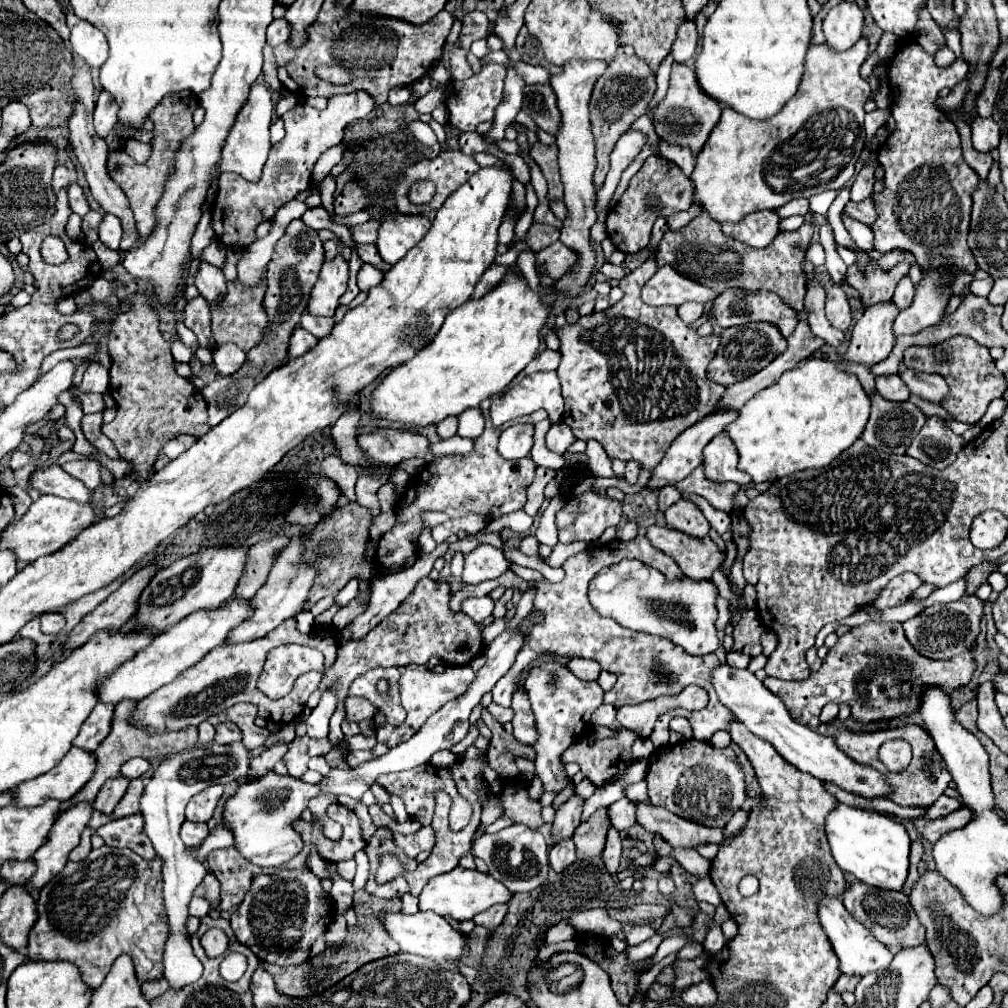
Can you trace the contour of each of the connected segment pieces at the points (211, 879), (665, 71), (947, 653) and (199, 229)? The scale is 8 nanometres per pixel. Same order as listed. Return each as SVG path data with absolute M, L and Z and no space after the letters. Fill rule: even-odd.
M208 872L204 876L204 880L198 884L198 888L194 890L194 896L200 896L200 898L206 898L210 900L212 904L218 904L220 902L220 882L216 880L216 876L212 872Z
M668 56L668 58L660 64L660 68L658 68L658 72L656 72L658 90L656 90L656 94L654 94L654 100L650 102L648 112L662 100L662 96L666 96L666 90L668 90L668 78L670 78L670 68L672 68L672 64L674 64L674 58L672 58L672 56Z
M962 596L956 602L930 606L918 618L906 620L904 632L912 648L920 652L922 656L932 658L932 660L950 660L952 656L958 656L976 644L976 638L980 634L982 614L984 614L984 602L980 598Z
M206 212L206 214L202 214L202 218L200 218L198 226L196 226L196 232L192 236L192 254L194 254L194 258L198 260L202 250L206 246L210 246L214 240L216 240L216 234L212 230L212 216Z

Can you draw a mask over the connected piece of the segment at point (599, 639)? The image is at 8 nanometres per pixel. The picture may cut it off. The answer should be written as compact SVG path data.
M636 536L634 540L614 540L610 544L602 544L596 548L586 548L580 554L570 556L564 564L562 570L566 572L564 580L558 584L552 584L548 580L542 582L534 582L536 584L536 600L534 600L534 608L536 610L544 610L546 618L544 622L536 624L530 630L530 636L526 638L524 648L518 652L514 666L510 668L510 672L492 688L492 700L504 708L510 706L512 700L512 692L514 692L514 680L520 678L520 672L540 654L546 652L554 652L554 654L562 654L562 656L590 656L594 660L598 660L602 664L602 670L614 672L618 676L616 686L604 694L604 702L606 704L614 704L616 708L626 706L626 704L640 704L644 700L652 700L664 694L678 694L682 692L688 684L696 684L700 688L704 688L710 694L710 702L704 710L700 712L688 712L688 710L672 710L664 716L660 716L660 738L650 738L652 744L656 748L666 746L668 744L668 722L674 716L684 716L692 722L694 728L694 738L696 740L704 740L708 742L712 738L714 732L718 730L726 730L726 724L734 718L732 712L718 700L712 684L710 684L710 672L714 666L704 666L706 662L698 662L698 656L690 656L688 652L684 652L684 648L674 646L670 640L662 640L660 636L650 636L650 634L640 634L640 632L630 632L624 630L622 626L618 626L614 620L602 618L594 612L594 608L588 602L588 584L590 580L596 576L596 572L600 572L604 566L616 564L624 558L636 558L652 568L658 568L660 572L664 572L666 576L674 578L674 576L682 576L680 568L676 566L676 562L662 554L660 550L654 550L654 546L644 538L644 536Z

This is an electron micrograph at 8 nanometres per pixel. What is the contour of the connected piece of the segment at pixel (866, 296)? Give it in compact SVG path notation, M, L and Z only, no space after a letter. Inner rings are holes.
M874 260L868 262L866 272L860 272L858 264L848 266L846 284L860 292L864 307L872 306L882 301L891 300L898 280L908 274L910 264L900 262L892 270L882 270Z

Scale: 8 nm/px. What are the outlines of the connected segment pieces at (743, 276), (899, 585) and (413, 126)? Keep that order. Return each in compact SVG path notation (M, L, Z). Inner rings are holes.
M706 212L694 218L688 226L678 232L666 232L660 240L660 250L656 256L658 266L672 266L686 278L692 278L714 292L724 292L726 288L744 288L744 290L770 290L782 298L782 302L794 310L804 308L806 296L806 274L802 270L804 252L812 240L814 226L804 222L794 232L780 232L770 246L766 248L750 248L746 244L738 244L732 248L712 246L712 238L728 238L720 230L720 222L712 220Z
M904 572L900 576L896 576L894 580L890 580L890 584L874 600L874 606L876 608L886 608L886 606L892 606L892 604L900 604L910 590L914 590L922 584L924 582L920 580L920 576L916 576L912 572Z
M415 120L408 124L408 128L419 142L427 144L436 151L436 154L432 154L431 158L435 158L440 153L441 149L437 137L427 123Z

